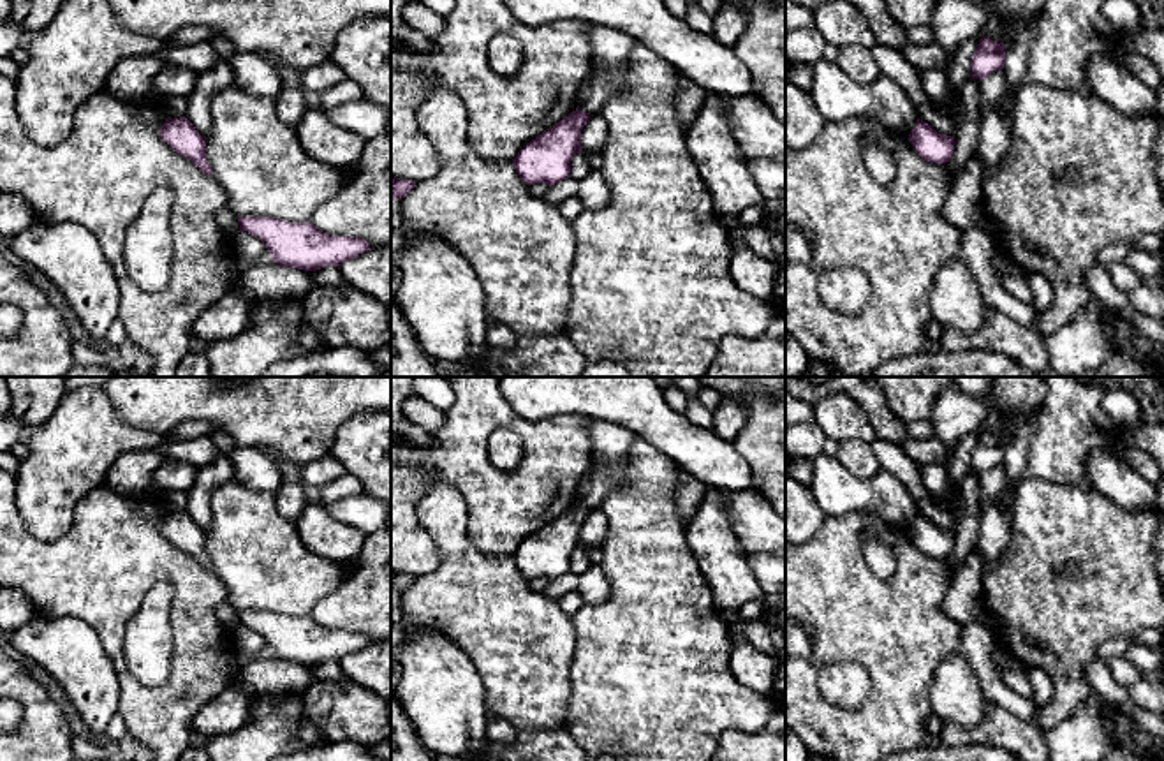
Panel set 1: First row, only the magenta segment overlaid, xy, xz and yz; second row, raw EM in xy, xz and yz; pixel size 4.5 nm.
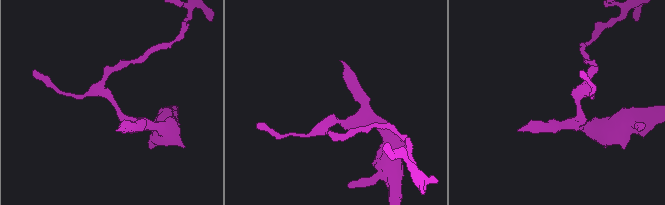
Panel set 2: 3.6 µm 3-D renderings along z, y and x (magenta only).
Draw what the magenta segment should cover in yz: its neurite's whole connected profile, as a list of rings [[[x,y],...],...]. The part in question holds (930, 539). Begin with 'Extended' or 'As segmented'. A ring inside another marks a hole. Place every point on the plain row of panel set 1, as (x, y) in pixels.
As segmented. [[[916,514],[909,528],[914,546],[930,558],[946,558],[954,546],[954,532],[933,525],[926,516]]]

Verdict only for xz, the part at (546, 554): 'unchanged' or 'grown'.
unchanged

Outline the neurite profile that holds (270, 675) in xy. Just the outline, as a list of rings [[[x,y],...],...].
[[[264,657],[255,659],[236,682],[250,698],[284,692],[303,694],[313,683],[312,668]]]

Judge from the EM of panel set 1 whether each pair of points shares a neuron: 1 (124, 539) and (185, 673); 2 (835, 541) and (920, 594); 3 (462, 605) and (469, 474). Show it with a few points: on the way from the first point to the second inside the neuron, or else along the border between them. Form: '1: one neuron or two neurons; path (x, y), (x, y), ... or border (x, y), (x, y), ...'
1: one neuron; path (161, 562), (189, 591), (189, 636)
2: one neuron; path (847, 564), (877, 594), (897, 594)
3: two neurons; border (439, 476), (465, 502), (467, 536), (476, 546)

